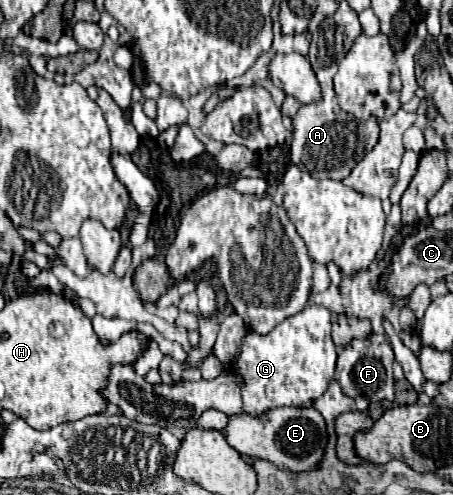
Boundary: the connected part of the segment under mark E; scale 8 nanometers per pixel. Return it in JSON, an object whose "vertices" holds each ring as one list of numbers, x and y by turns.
{"vertices":[[314,407,272,409,266,417,246,417,246,413,232,415,226,425,226,441,242,457,266,459,282,471,304,473,318,469,326,451,328,431,324,417]]}

